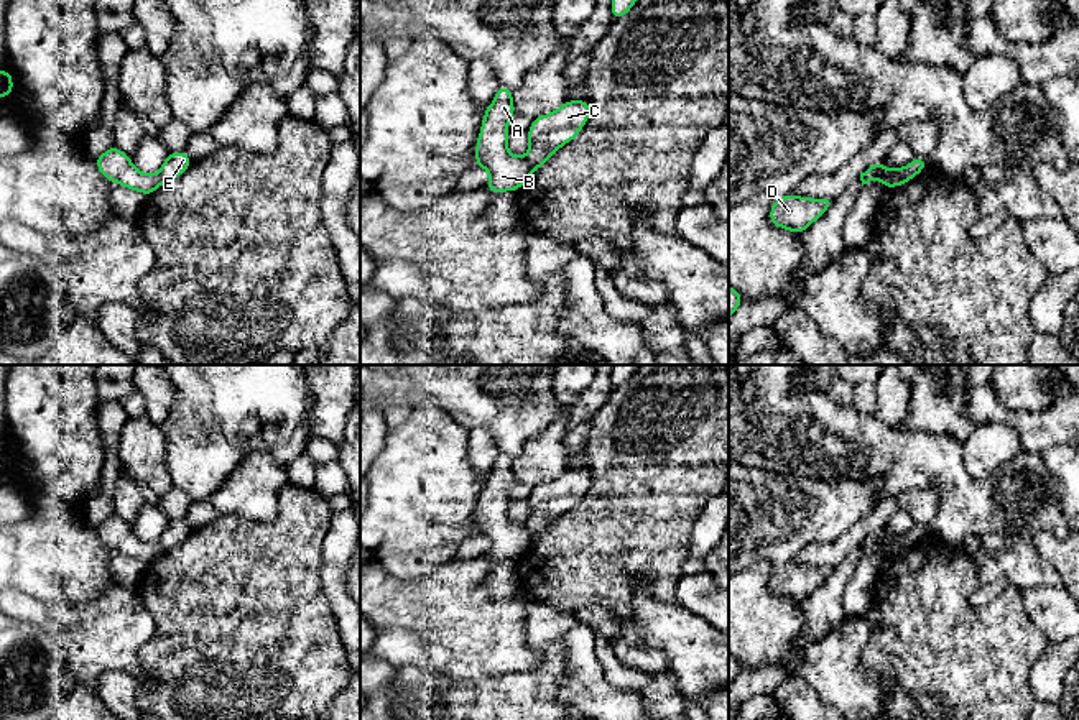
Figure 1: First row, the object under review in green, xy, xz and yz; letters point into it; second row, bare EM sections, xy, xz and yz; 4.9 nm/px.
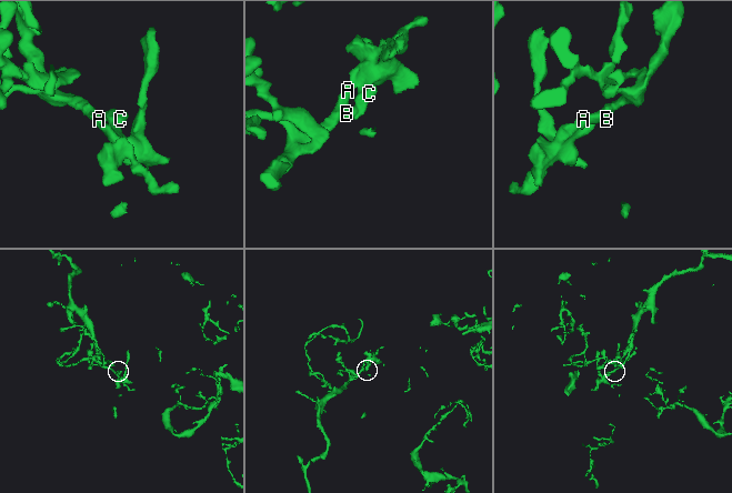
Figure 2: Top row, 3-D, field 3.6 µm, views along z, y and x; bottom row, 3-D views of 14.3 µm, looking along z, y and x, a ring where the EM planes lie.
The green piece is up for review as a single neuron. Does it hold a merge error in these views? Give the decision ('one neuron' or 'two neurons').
two neurons

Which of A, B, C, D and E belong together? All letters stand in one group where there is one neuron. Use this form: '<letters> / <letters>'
A B D / C E

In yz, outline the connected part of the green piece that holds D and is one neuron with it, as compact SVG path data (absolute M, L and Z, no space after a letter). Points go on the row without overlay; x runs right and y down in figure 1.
M793 561L775 567L770 577L770 592L786 597L796 603L803 602L814 588L822 585L834 572L834 567L811 567Z

